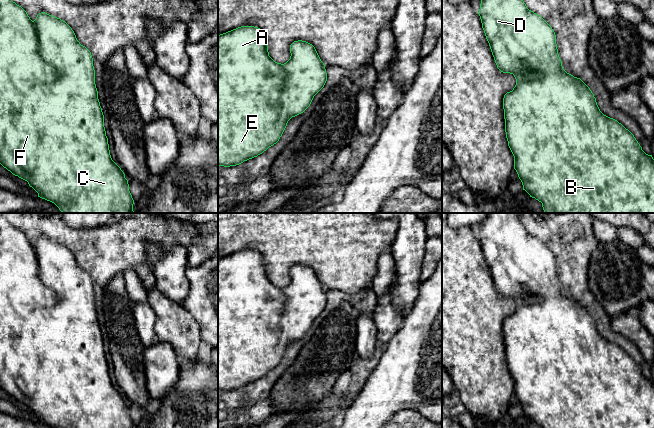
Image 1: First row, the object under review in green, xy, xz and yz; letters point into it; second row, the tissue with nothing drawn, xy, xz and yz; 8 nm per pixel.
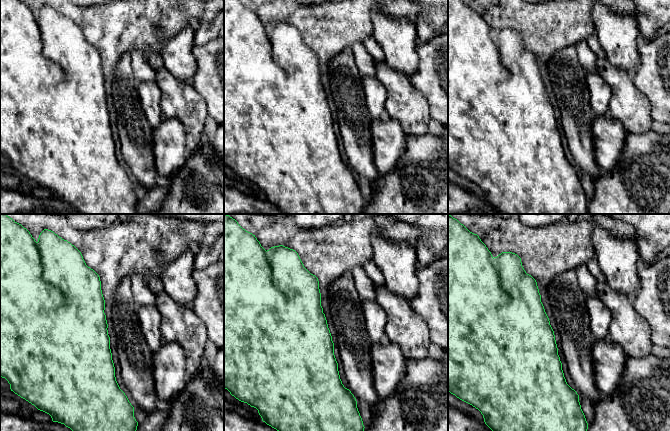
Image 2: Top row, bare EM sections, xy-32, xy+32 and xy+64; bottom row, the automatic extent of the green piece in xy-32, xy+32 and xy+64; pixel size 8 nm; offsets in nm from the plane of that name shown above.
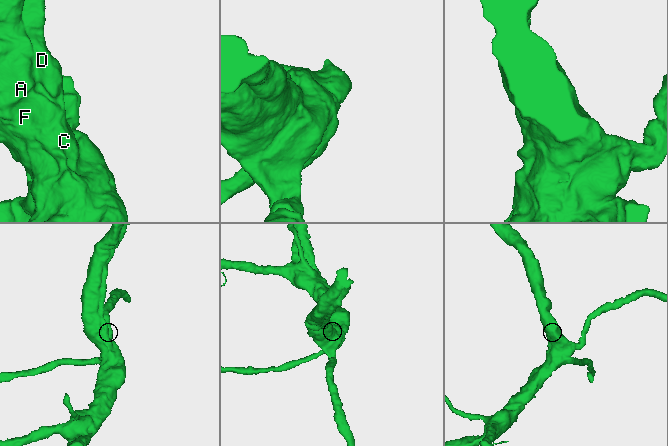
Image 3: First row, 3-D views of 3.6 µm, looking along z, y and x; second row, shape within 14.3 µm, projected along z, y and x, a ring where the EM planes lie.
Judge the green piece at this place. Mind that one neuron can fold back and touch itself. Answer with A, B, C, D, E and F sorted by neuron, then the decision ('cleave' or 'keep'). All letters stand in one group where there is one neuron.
A B C D E F | keep

